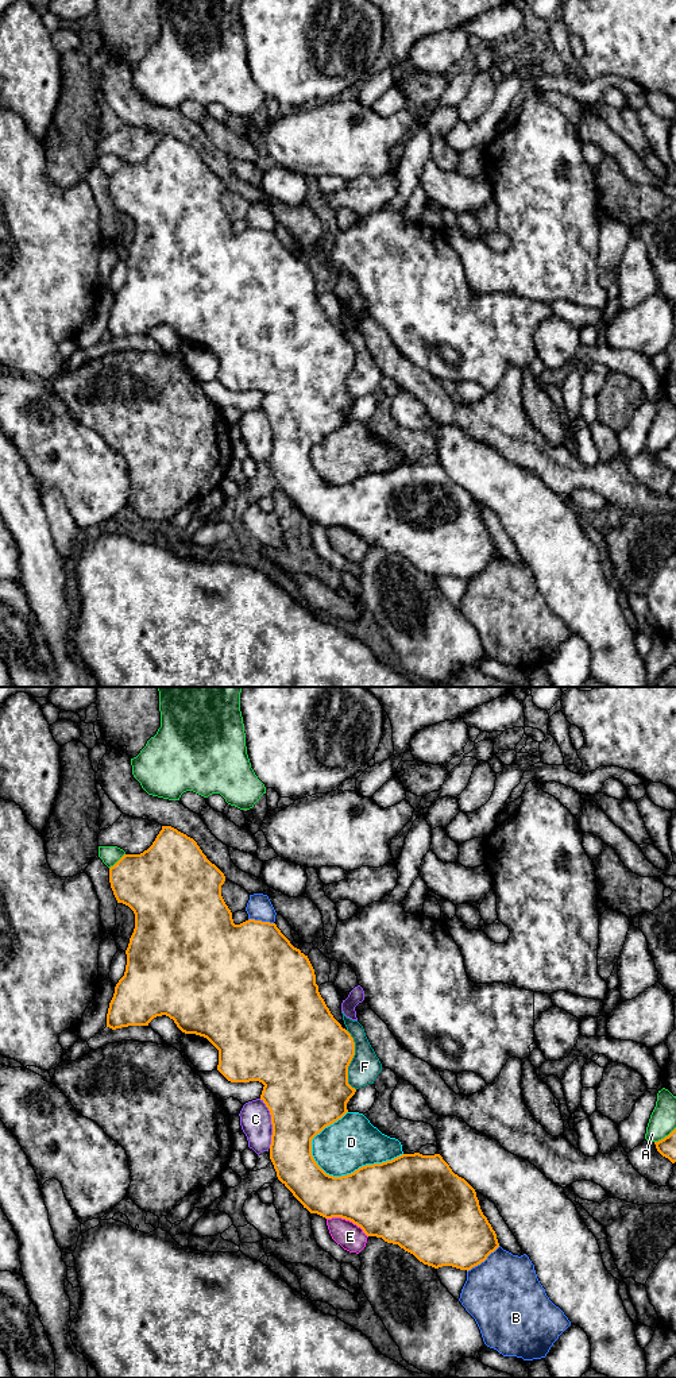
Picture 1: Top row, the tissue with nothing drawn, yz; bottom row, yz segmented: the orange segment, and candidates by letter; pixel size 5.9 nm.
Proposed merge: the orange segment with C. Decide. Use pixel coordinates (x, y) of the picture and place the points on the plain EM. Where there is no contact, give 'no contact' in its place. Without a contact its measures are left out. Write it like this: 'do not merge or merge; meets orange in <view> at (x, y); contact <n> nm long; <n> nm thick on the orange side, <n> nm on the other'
do not merge; meets orange in yz at (271, 432); contact 300 nm long; 440 nm thick on the orange side, 190 nm on the other

